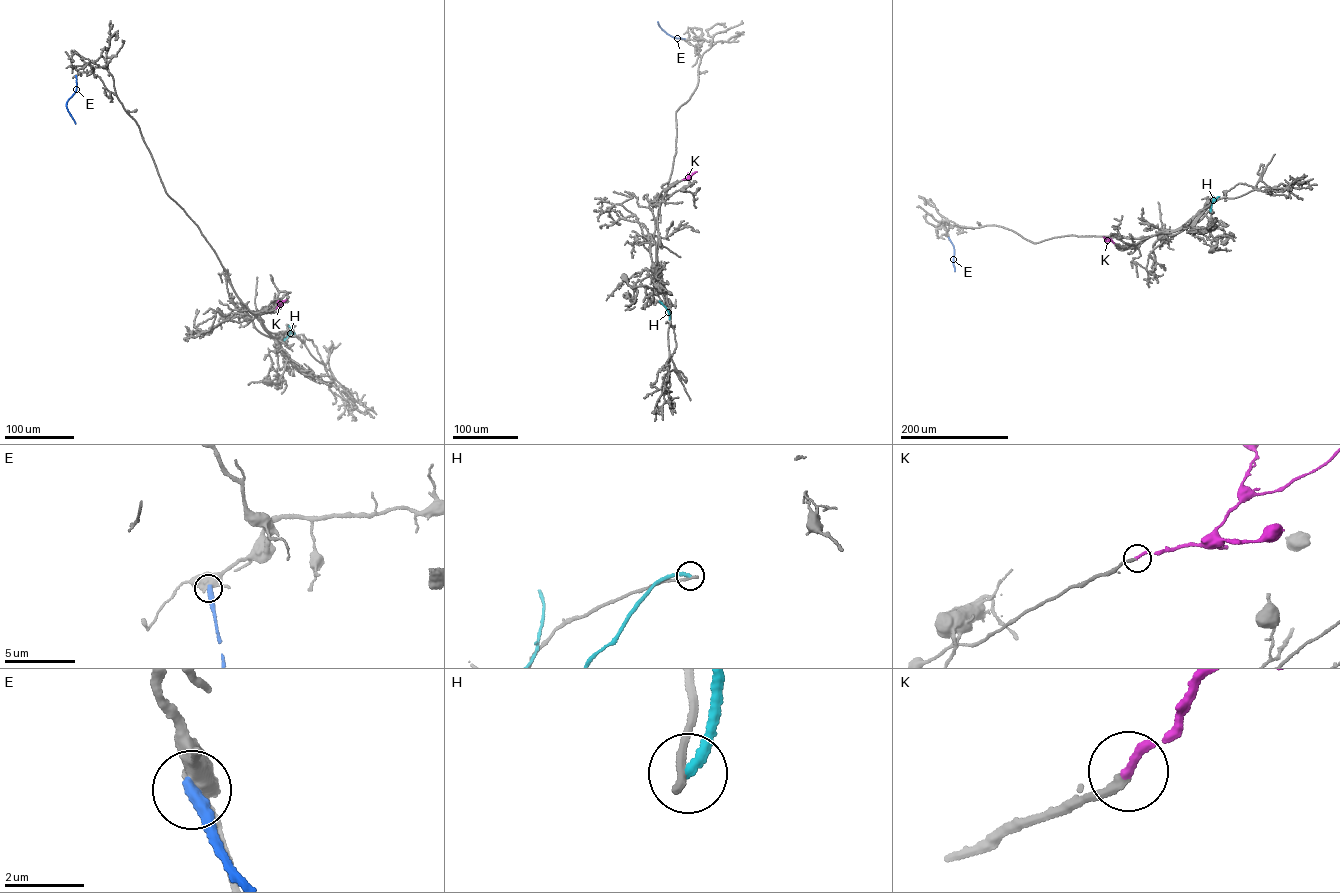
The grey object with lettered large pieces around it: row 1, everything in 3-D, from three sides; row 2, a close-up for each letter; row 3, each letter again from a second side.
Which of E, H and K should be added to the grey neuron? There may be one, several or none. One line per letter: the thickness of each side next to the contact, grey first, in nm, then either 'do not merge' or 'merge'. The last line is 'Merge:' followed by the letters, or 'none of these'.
E: 600 nm thick on the grey side, 360 nm on the other; do not merge
H: 240 nm thick on the grey side, 240 nm on the other; do not merge
K: 220 nm thick on the grey side, 200 nm on the other; merge
Merge: K

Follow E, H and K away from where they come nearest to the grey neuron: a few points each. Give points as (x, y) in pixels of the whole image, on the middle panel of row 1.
E: (684, 39), (667, 34), (657, 21)
H: (669, 319), (668, 311), (659, 301)
K: (683, 179), (696, 171)

